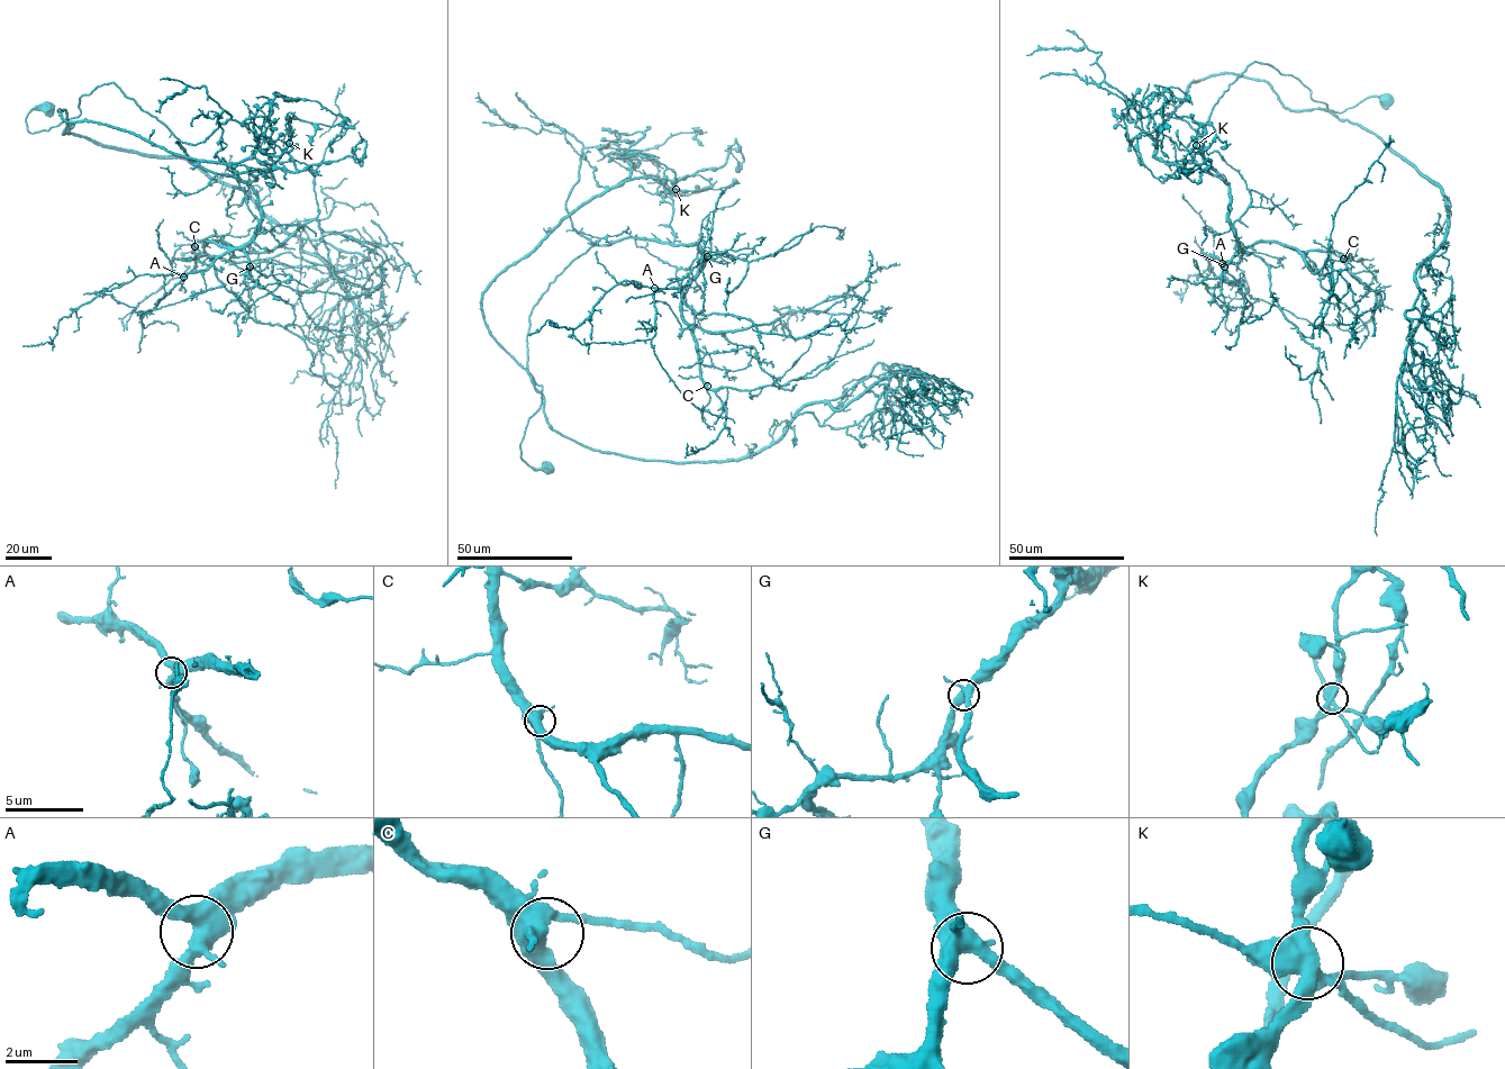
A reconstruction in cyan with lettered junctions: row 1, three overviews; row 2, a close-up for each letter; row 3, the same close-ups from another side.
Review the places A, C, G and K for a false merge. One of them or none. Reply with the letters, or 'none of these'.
K

